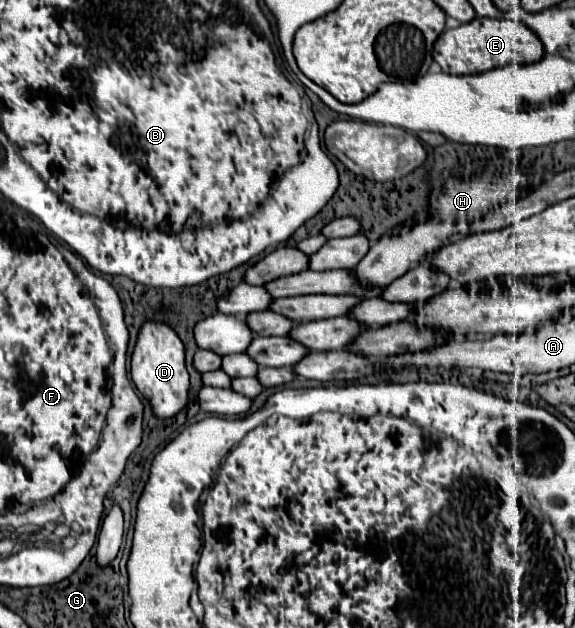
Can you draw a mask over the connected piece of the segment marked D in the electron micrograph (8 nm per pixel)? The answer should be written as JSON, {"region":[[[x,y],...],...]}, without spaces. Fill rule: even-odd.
{"region":[[[145,322],[139,330],[137,346],[131,356],[131,378],[139,394],[147,398],[153,414],[161,420],[177,416],[189,404],[189,372],[185,366],[185,348],[179,336],[165,324]]]}

